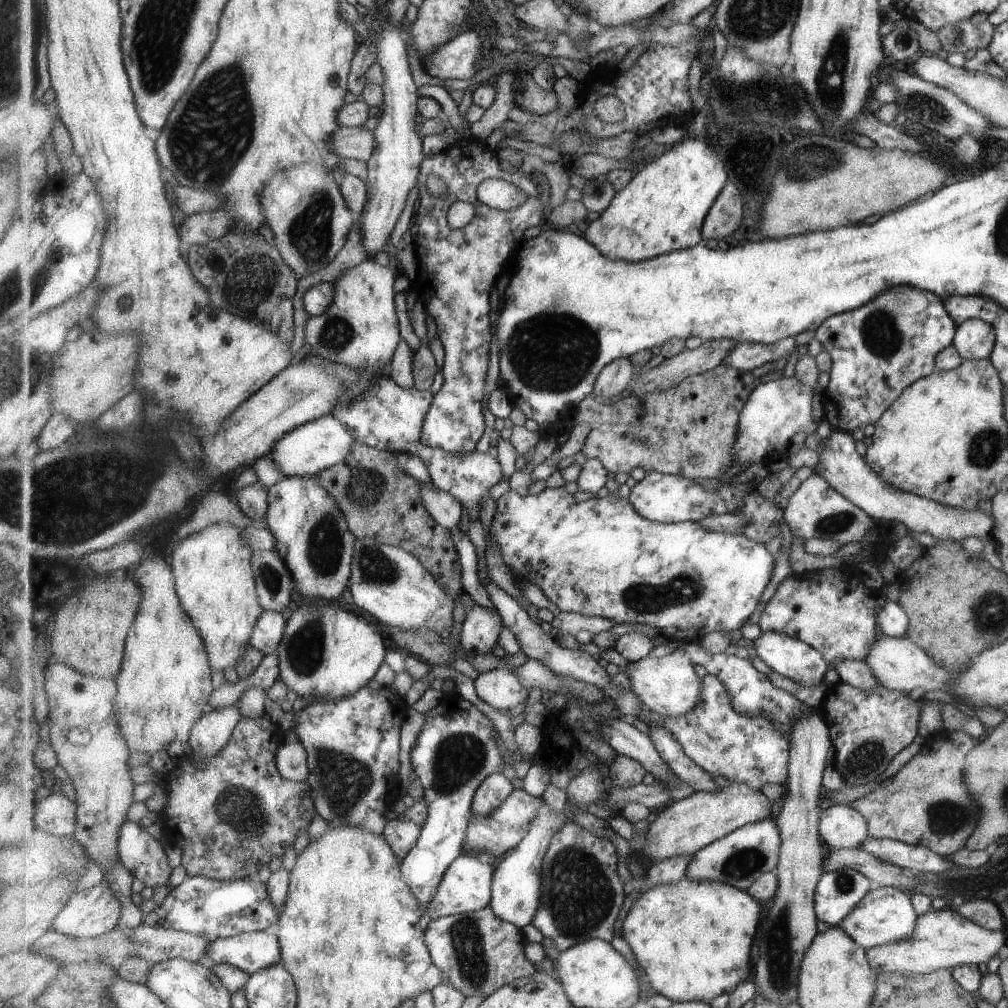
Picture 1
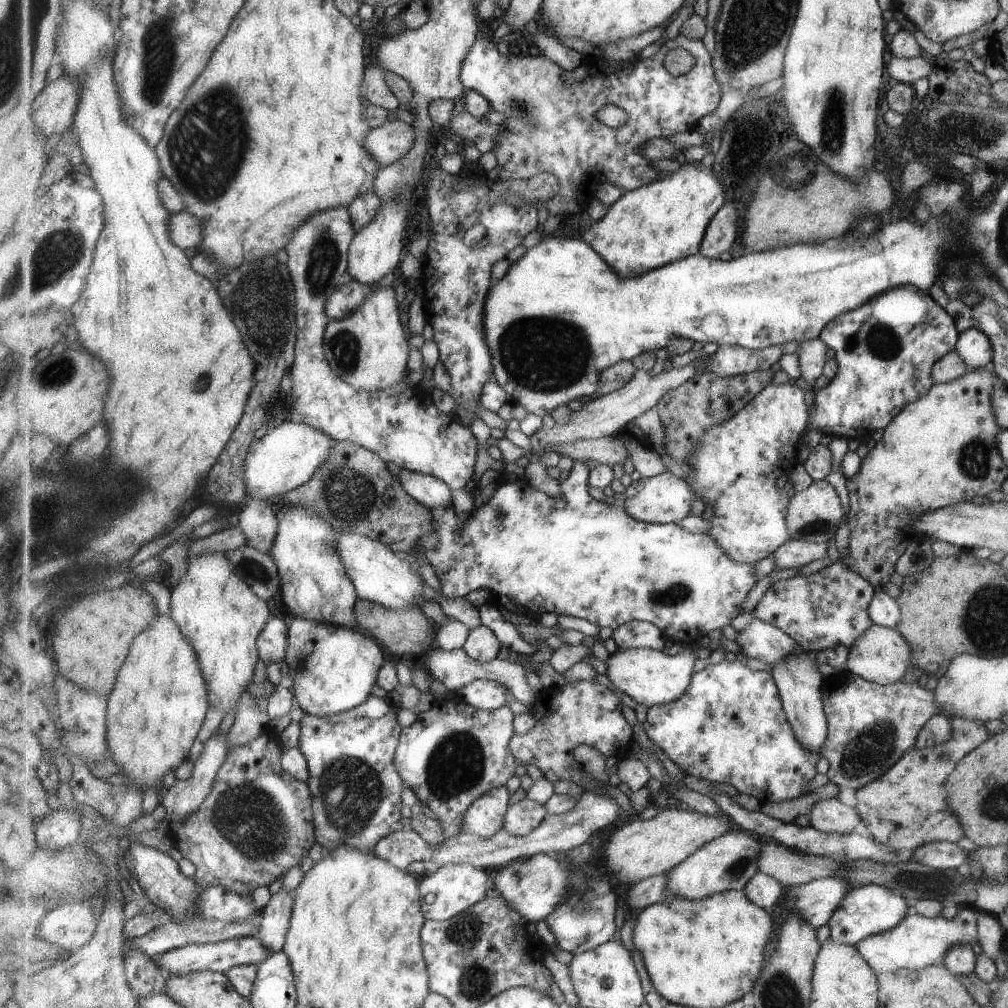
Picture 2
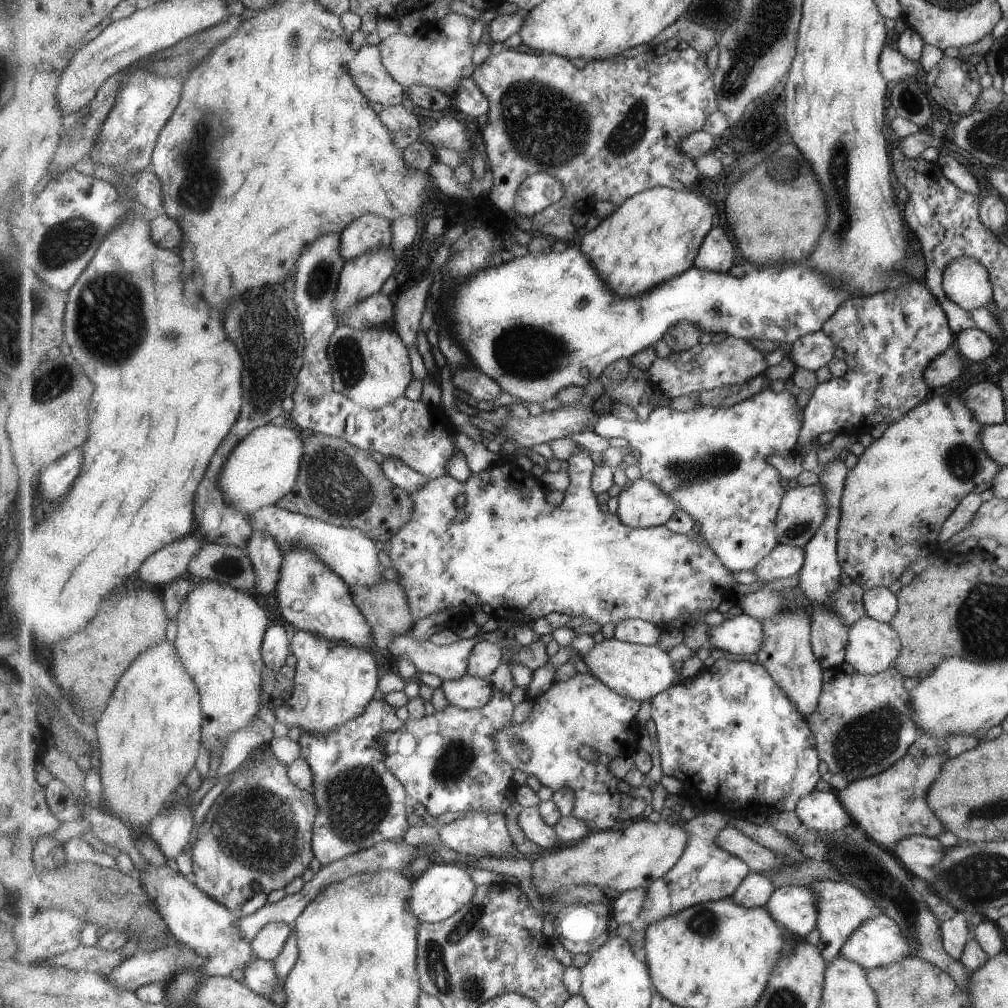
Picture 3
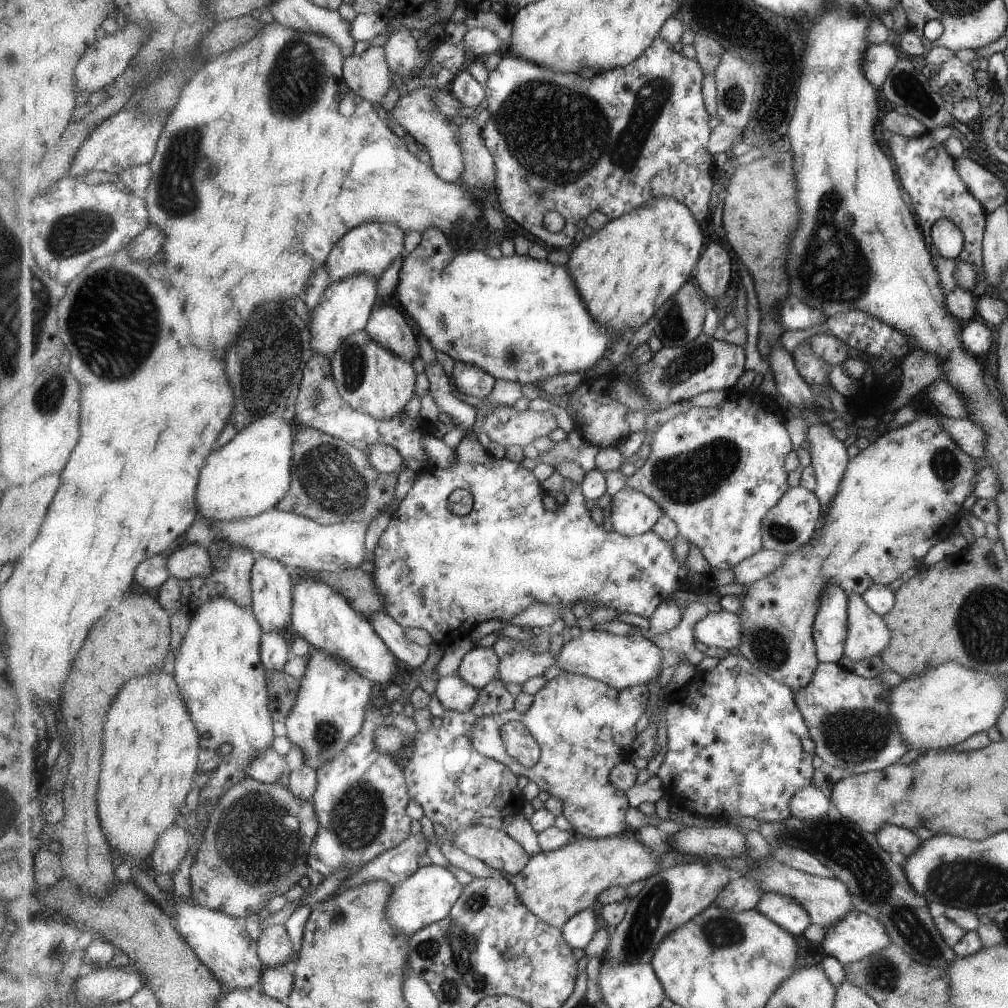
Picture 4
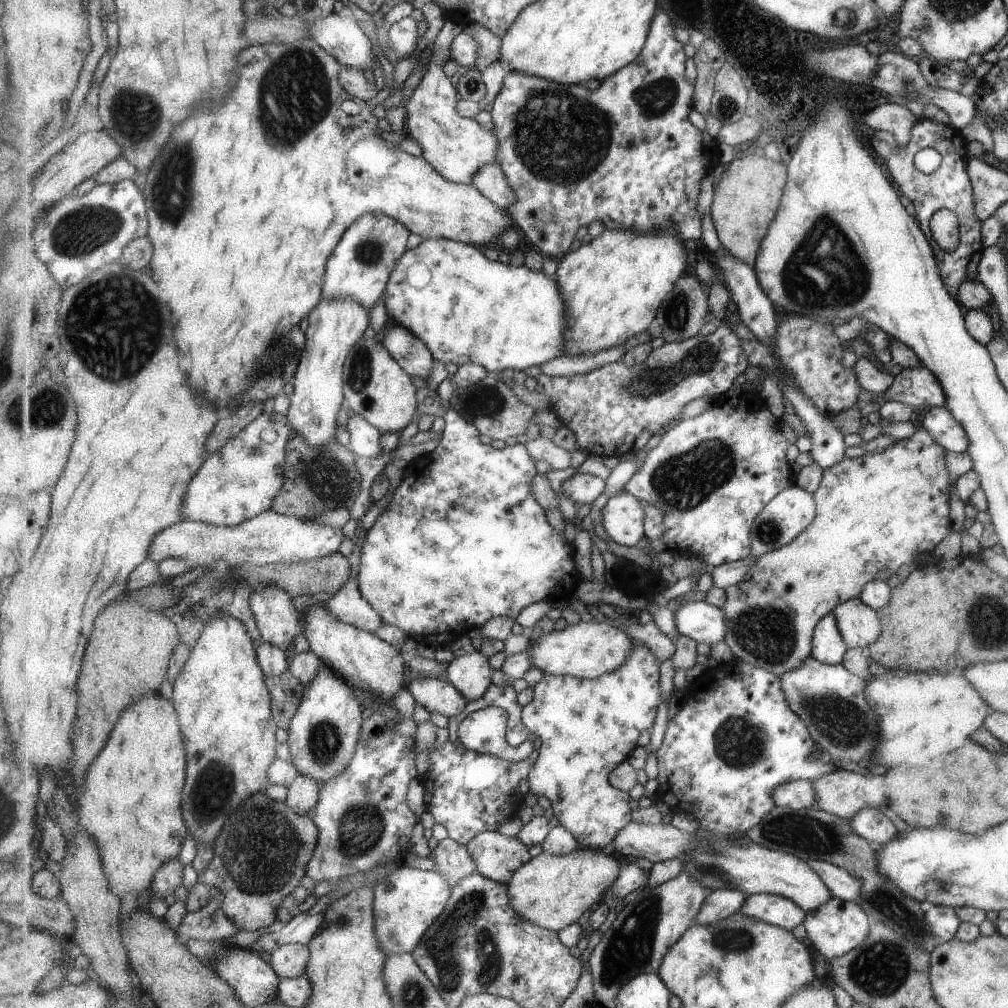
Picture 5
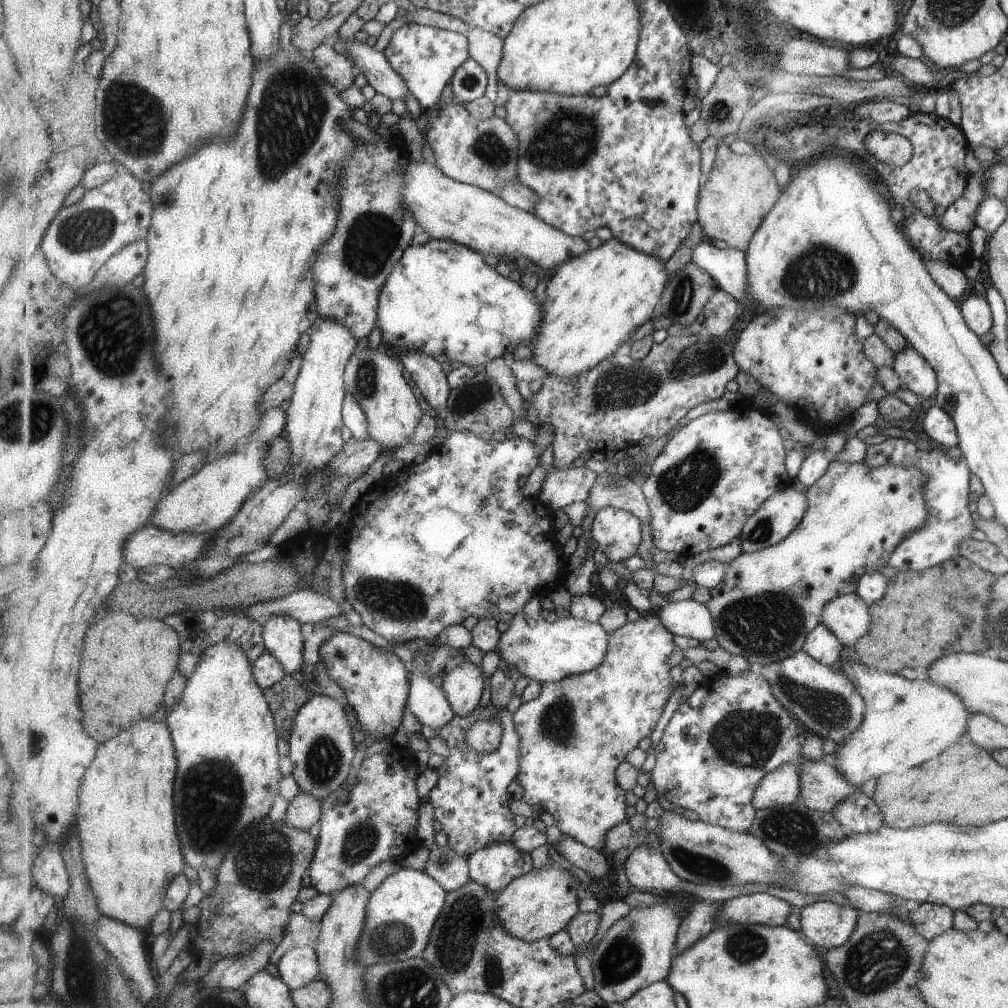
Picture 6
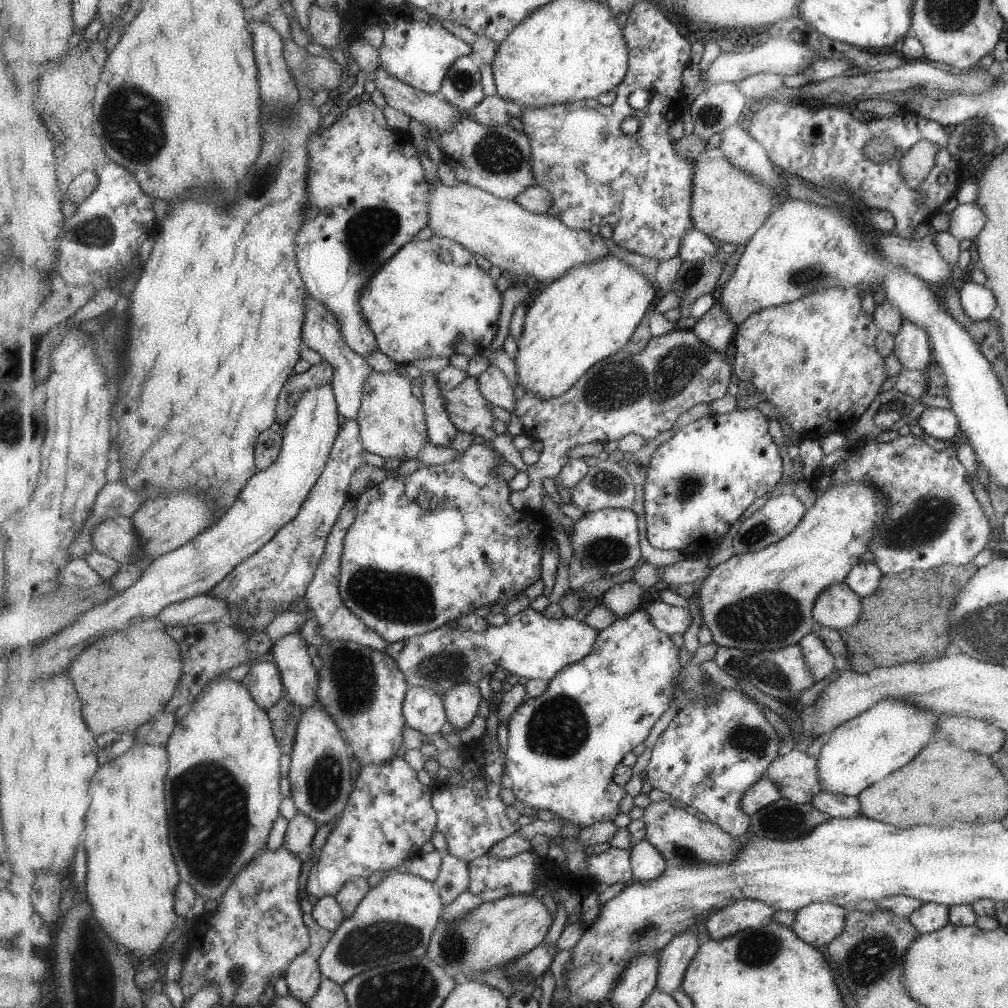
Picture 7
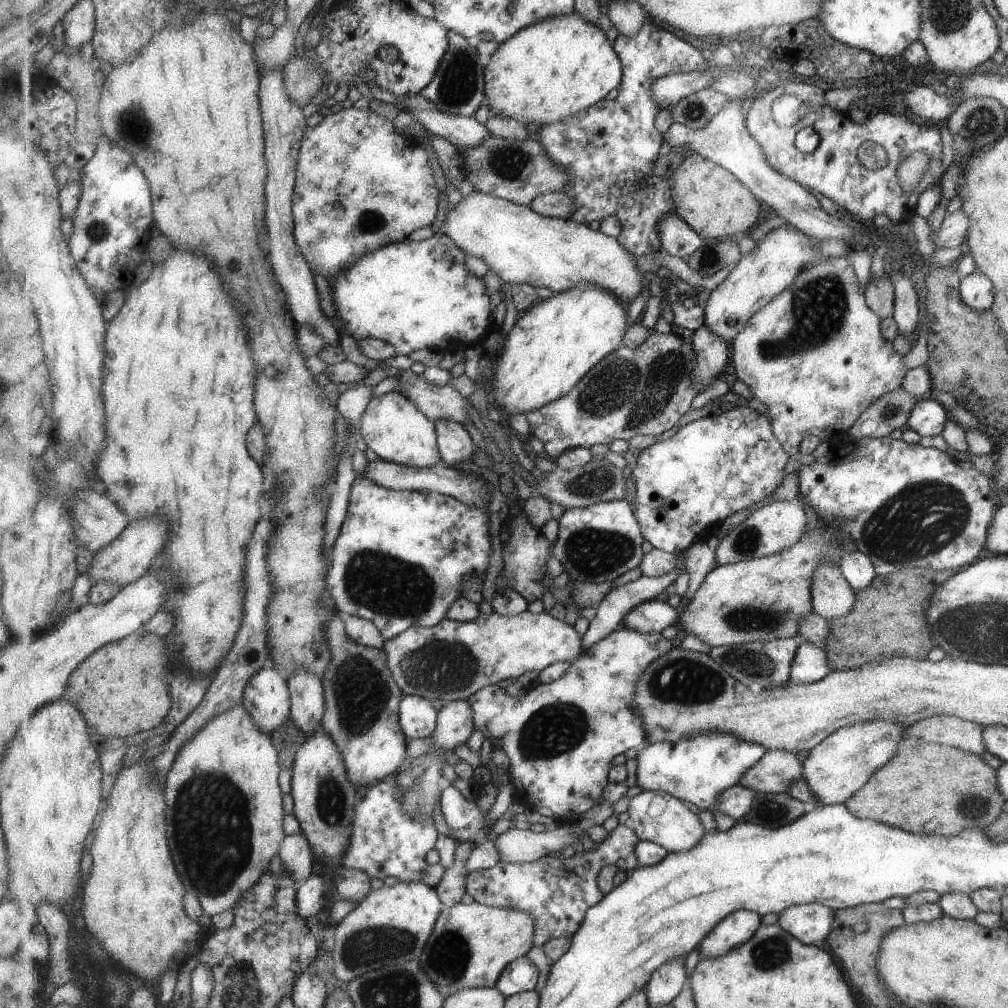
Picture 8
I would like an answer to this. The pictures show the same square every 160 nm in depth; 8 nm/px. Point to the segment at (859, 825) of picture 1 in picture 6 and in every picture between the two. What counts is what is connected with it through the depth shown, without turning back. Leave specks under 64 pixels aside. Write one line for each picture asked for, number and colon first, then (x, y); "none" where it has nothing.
2: (830, 815)
3: (821, 811)
4: (811, 802)
5: (800, 794)
6: (782, 787)

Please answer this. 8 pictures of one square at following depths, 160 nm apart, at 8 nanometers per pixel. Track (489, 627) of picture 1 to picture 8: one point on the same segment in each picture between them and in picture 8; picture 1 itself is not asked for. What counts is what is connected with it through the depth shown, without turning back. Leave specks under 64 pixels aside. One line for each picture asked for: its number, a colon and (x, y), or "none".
2: (482, 643)
3: (485, 658)
4: (481, 665)
5: (472, 674)
6: (464, 685)
7: (463, 703)
8: (456, 722)

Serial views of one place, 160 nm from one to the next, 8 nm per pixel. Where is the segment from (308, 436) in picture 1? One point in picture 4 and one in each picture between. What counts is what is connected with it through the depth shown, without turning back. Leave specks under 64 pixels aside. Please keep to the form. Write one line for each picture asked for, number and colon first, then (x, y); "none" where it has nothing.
2: (285, 457)
3: (264, 467)
4: (251, 474)

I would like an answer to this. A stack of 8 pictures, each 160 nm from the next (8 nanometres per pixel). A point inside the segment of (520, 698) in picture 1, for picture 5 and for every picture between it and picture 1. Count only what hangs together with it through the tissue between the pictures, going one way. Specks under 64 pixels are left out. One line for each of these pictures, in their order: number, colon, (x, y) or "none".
2: (483, 693)
3: (469, 692)
4: (453, 692)
5: (443, 697)

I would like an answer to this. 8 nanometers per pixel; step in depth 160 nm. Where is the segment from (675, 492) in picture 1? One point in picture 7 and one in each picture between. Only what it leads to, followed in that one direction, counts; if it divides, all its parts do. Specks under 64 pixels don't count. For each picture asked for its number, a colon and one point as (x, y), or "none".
2: (665, 498)
3: (642, 504)
4: (633, 513)
5: (624, 520)
6: (617, 533)
7: (608, 539)

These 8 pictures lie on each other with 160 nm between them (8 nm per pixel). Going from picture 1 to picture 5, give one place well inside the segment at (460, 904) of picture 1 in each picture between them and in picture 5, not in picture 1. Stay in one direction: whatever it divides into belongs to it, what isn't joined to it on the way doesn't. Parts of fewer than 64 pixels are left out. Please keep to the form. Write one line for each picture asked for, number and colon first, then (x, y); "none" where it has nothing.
2: (449, 890)
3: (443, 888)
4: (428, 895)
5: (408, 901)

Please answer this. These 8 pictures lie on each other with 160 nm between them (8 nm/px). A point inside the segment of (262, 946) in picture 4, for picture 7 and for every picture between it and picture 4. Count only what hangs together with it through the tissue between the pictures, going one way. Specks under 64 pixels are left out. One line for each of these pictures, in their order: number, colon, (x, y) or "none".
5: (289, 960)
6: (300, 966)
7: (304, 976)

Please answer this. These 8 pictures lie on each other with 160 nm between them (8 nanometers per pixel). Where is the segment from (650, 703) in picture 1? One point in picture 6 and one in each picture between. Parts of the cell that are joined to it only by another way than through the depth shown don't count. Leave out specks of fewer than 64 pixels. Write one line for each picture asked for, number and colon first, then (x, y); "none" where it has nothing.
2: (649, 676)
3: (641, 671)
4: (621, 661)
5: (588, 650)
6: (545, 652)

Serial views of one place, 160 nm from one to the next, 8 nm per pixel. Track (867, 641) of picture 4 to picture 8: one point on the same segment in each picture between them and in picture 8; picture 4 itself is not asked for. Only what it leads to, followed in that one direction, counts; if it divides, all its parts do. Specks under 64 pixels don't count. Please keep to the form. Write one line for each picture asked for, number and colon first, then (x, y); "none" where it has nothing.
5: (859, 625)
6: (848, 617)
7: (838, 607)
8: (832, 596)

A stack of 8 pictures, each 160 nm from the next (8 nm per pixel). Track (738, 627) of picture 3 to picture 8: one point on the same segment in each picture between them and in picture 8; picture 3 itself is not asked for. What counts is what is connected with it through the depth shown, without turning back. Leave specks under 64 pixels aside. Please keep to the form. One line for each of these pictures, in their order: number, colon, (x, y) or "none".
4: (723, 629)
5: (707, 624)
6: (688, 618)
7: (670, 619)
8: (654, 616)

